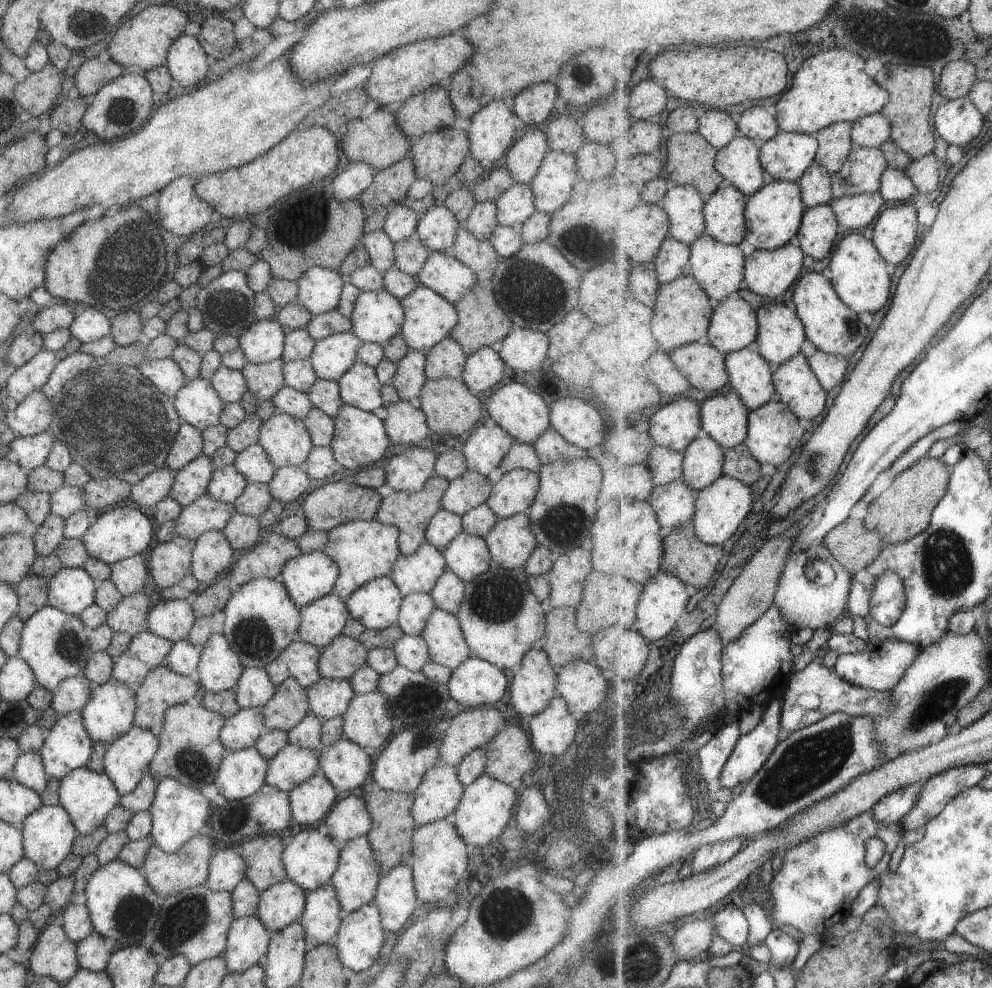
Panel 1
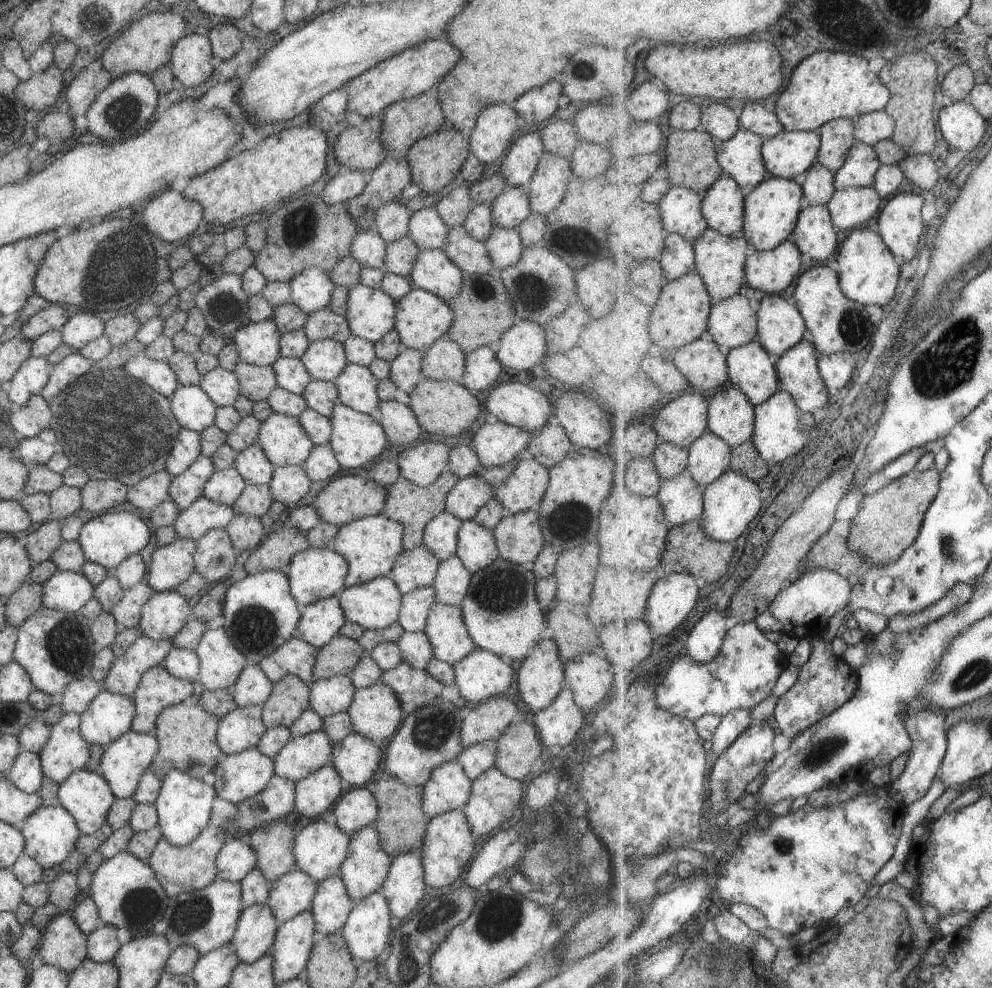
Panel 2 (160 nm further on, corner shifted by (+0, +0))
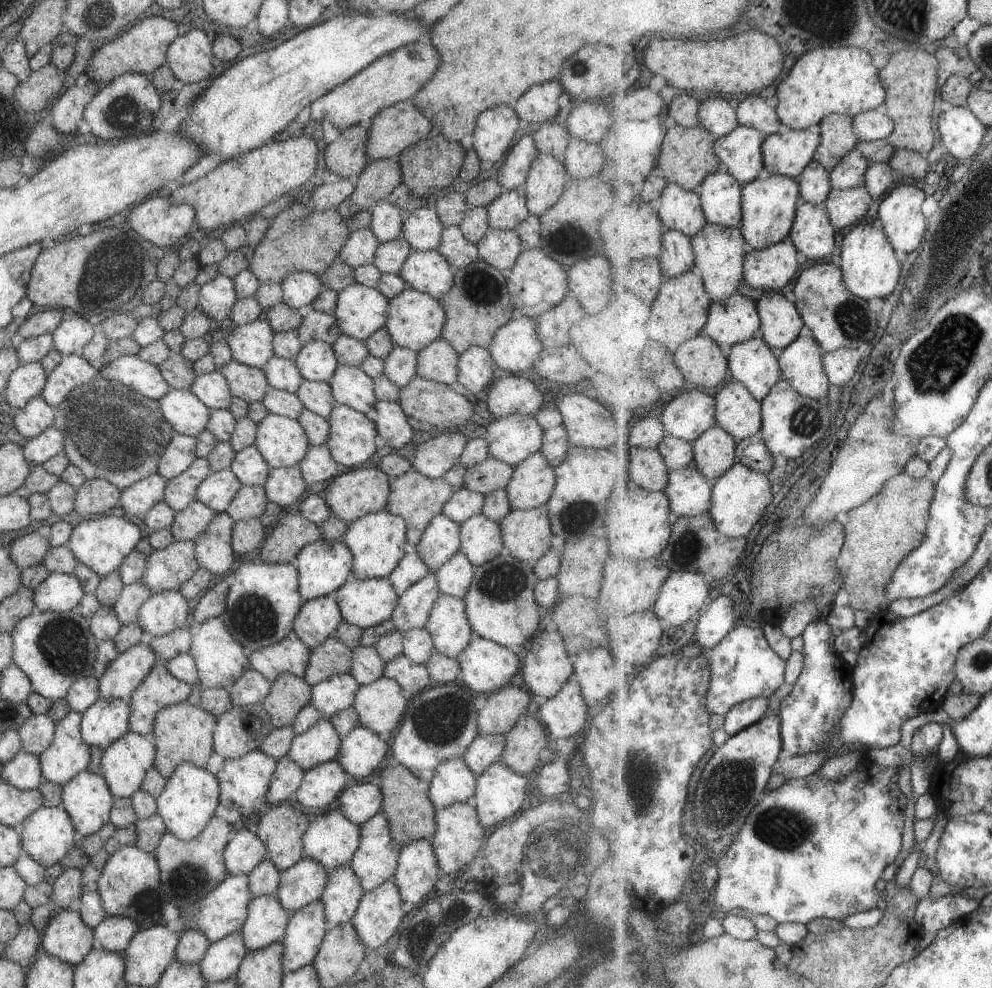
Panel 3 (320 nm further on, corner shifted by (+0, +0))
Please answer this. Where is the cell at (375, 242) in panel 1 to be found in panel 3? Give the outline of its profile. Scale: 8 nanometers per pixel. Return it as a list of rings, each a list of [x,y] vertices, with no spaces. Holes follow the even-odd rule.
[[[369,227],[349,232],[335,260],[348,264],[352,269],[372,262],[378,240]]]

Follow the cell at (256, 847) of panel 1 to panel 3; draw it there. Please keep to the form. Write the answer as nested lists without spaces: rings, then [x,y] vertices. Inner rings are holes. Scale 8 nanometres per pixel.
[[[281,803],[263,807],[259,822],[251,828],[265,845],[266,858],[283,872],[302,857],[301,837],[308,824],[303,811]]]

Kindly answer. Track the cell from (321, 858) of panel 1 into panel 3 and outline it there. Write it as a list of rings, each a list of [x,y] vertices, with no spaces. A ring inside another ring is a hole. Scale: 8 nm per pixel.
[[[330,810],[308,824],[302,834],[302,856],[317,861],[330,872],[347,863],[357,850],[360,826]]]

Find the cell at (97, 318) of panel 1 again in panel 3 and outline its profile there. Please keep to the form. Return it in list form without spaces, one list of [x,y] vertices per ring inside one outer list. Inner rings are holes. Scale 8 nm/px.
[[[71,315],[67,320],[62,320],[50,333],[52,348],[63,356],[79,356],[83,346],[98,331],[99,327],[92,326],[84,317]]]

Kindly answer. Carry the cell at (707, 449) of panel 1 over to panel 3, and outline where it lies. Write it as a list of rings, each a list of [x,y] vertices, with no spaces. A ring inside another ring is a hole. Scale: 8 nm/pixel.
[[[716,424],[692,443],[694,463],[706,477],[715,482],[736,463],[738,443],[736,437]]]

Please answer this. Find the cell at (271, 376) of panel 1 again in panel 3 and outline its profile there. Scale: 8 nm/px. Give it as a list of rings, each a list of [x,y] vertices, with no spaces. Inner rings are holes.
[[[231,359],[217,370],[225,377],[232,396],[246,403],[260,401],[268,391],[269,386],[261,369]]]

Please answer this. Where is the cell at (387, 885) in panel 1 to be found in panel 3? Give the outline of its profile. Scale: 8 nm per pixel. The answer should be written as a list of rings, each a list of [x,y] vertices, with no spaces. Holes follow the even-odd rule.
[[[419,839],[400,847],[395,870],[388,878],[398,890],[403,902],[419,904],[440,878],[429,839]]]

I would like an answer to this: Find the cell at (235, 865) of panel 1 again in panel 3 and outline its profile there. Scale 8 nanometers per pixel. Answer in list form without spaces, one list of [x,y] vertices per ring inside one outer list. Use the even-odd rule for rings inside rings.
[[[237,826],[235,836],[223,849],[222,857],[229,873],[247,875],[260,860],[266,858],[266,848],[251,827]]]

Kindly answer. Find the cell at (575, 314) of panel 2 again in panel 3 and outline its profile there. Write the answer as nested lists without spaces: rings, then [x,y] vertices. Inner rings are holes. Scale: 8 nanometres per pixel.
[[[565,296],[549,310],[533,318],[535,334],[543,347],[560,347],[567,345],[569,324],[583,316],[581,306],[571,297]]]

